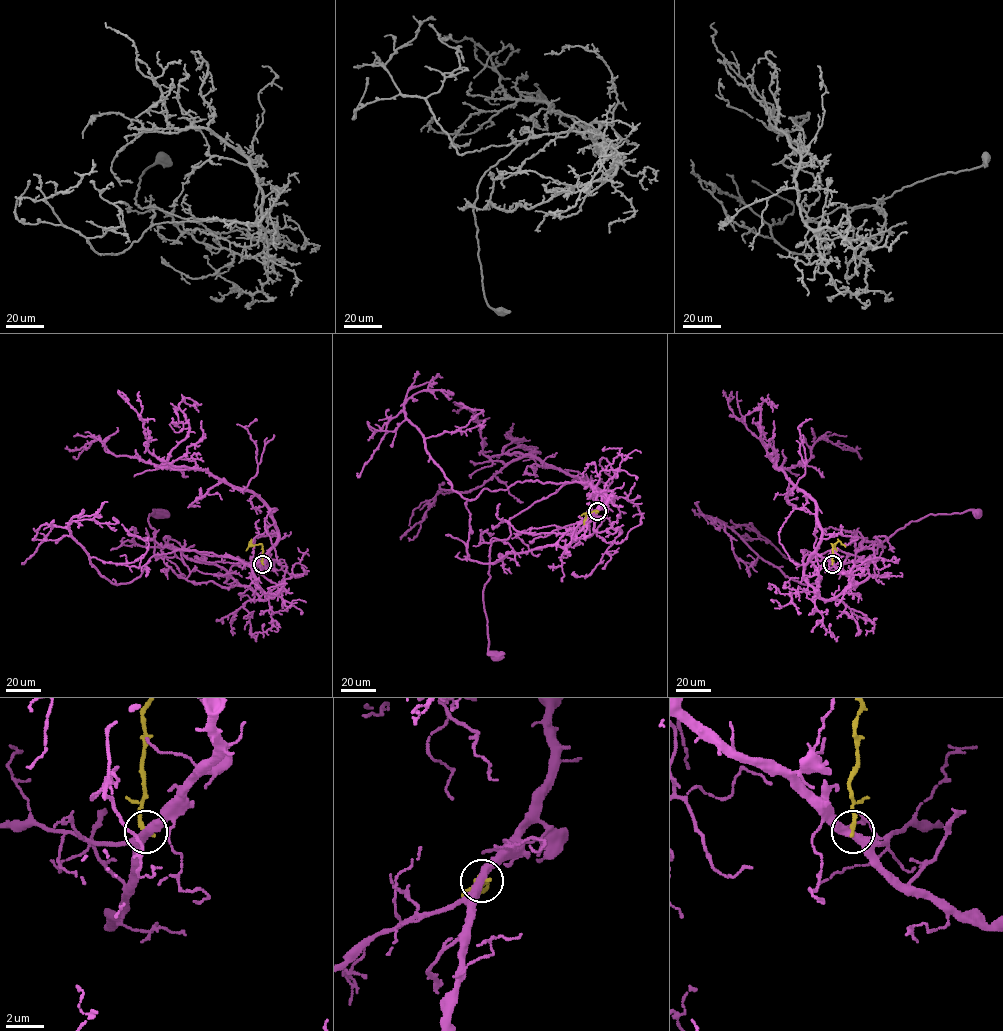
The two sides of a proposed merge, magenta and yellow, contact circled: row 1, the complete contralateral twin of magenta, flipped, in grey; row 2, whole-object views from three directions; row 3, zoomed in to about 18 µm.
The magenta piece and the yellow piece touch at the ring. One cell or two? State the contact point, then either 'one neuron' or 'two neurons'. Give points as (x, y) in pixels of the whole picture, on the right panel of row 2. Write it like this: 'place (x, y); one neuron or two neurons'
place (832, 564); two neurons

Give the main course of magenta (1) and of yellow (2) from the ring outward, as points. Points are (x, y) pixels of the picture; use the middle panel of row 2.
1: (597, 511), (602, 493), (567, 483), (511, 518), (506, 539), (490, 540), (483, 598), (488, 650), (496, 657)
2: (597, 511), (587, 512), (583, 524)

